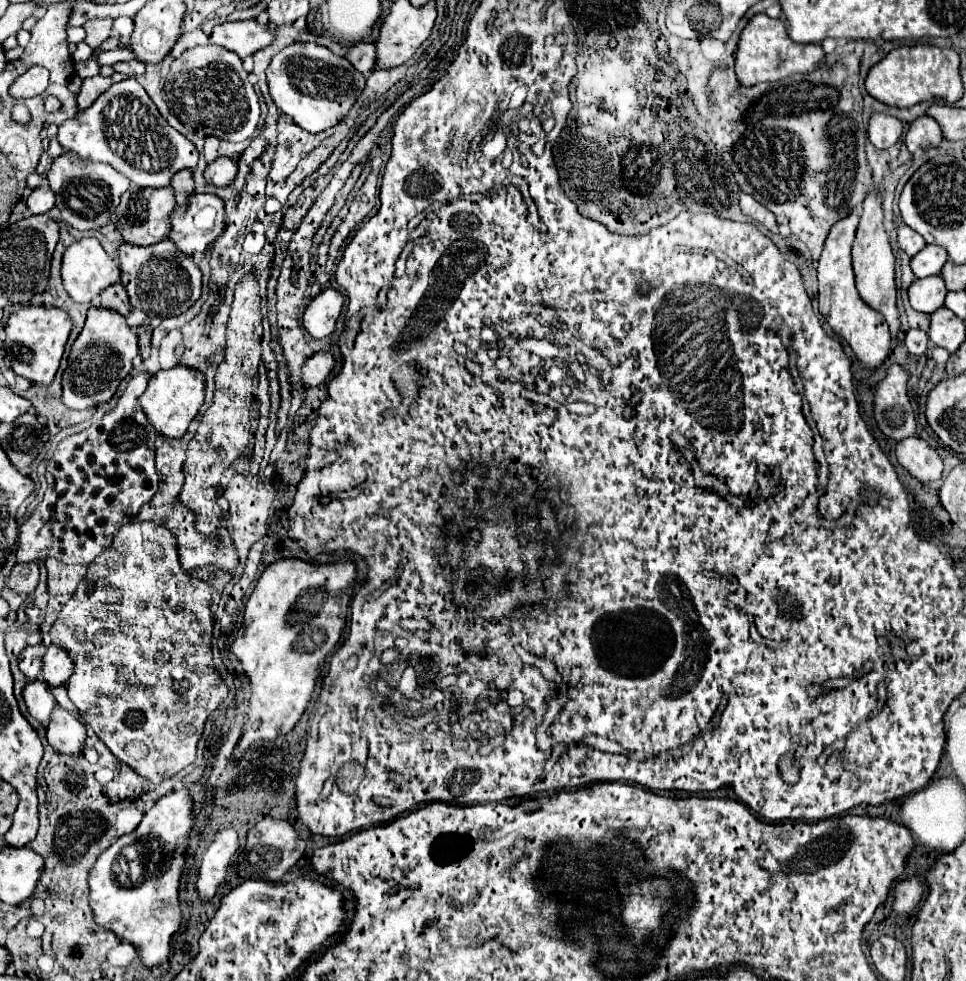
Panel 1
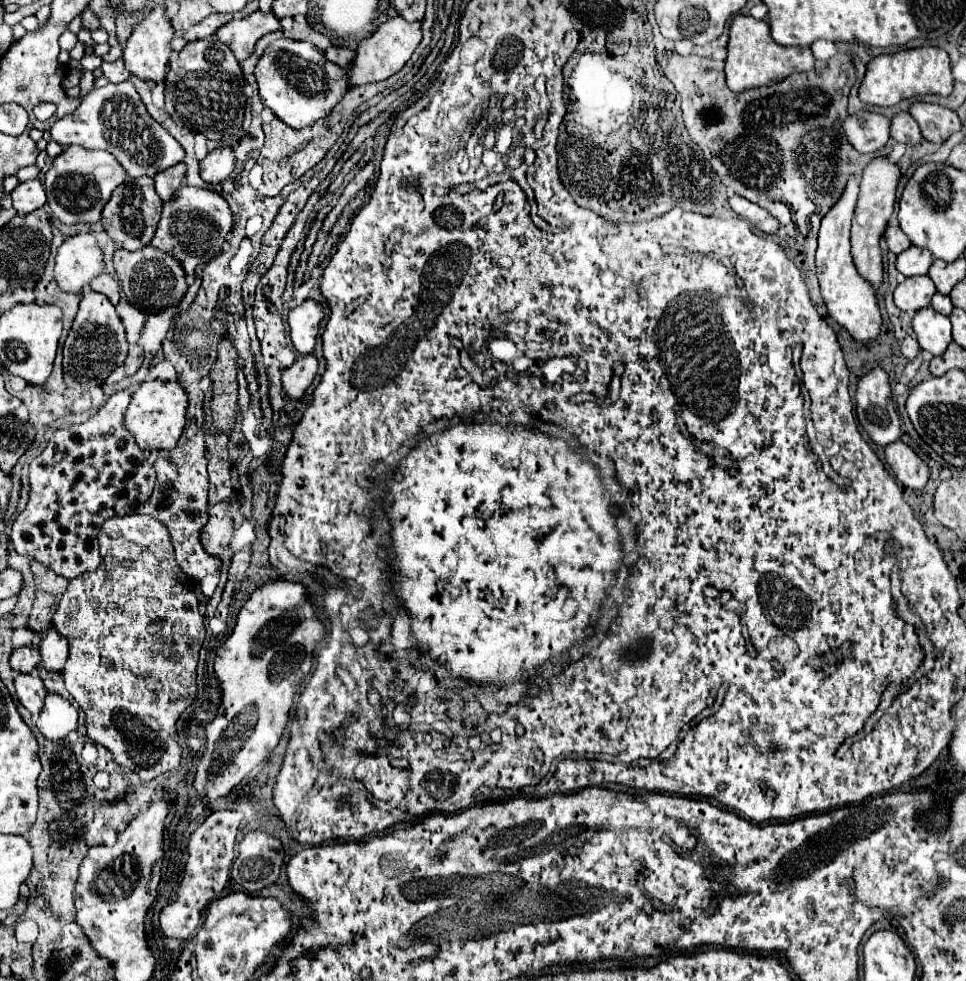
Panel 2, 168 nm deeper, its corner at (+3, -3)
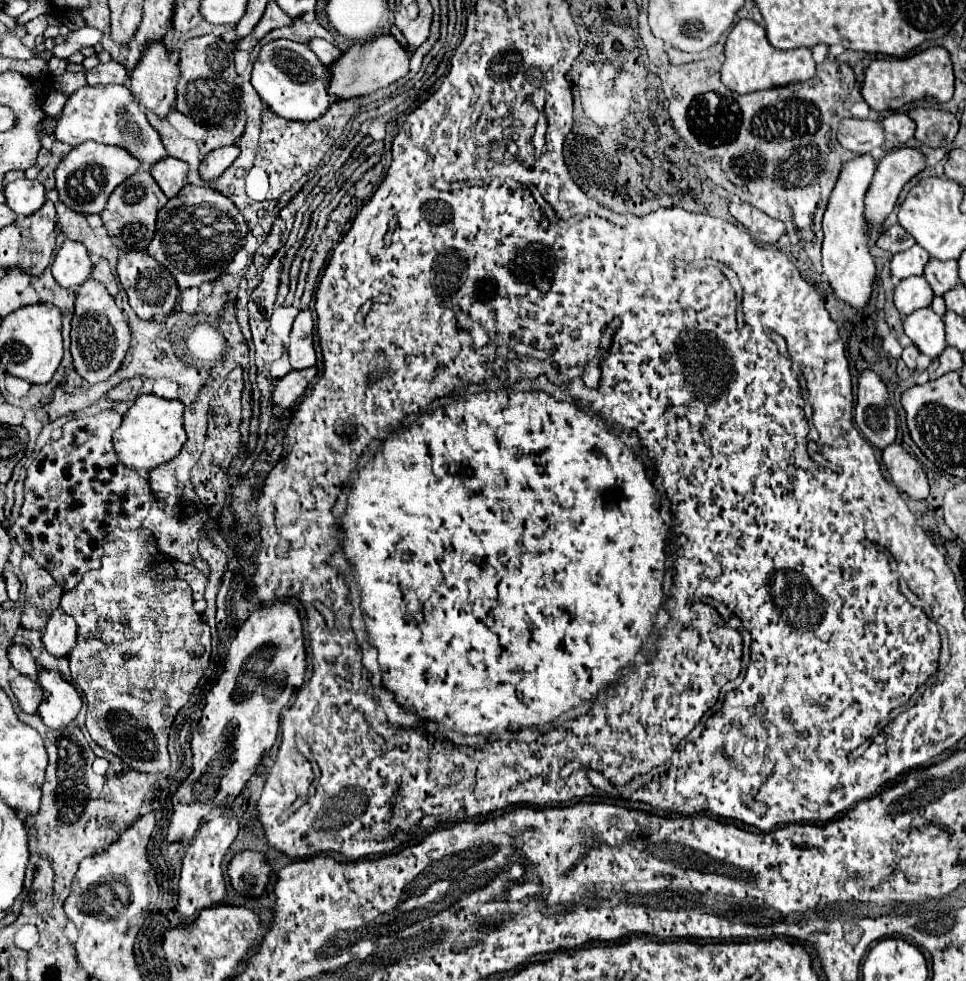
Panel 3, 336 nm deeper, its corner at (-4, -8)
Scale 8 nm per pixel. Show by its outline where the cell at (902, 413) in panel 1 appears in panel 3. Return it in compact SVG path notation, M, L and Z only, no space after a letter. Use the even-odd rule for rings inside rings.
M870 369L858 381L854 421L858 431L878 449L886 449L896 439L896 413L888 407L888 389Z

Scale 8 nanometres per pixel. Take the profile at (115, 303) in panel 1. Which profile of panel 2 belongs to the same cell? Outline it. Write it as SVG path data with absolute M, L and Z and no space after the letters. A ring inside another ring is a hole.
M101 272L101 276L93 278L91 288L97 290L97 292L101 292L101 294L105 294L105 296L111 300L111 304L117 304L117 302L119 302L119 286L117 286L117 282L113 280L111 274Z

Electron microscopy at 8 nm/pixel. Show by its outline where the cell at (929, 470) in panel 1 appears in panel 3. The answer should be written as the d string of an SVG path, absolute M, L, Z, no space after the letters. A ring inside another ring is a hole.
M894 443L884 449L884 465L888 467L888 473L900 491L908 493L912 499L928 497L926 471L902 445Z

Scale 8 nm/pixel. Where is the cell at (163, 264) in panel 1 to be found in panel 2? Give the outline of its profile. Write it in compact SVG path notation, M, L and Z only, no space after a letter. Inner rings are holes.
M147 246L135 252L117 250L113 256L113 266L121 280L121 288L125 296L141 312L157 314L161 310L177 306L187 292L187 282L185 282L185 274L181 272L181 264L177 264L177 260L173 260L169 254L157 252L157 248Z

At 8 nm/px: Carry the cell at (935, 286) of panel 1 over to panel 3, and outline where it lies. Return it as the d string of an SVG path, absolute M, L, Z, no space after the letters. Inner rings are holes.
M924 277L902 279L894 291L894 305L902 315L910 315L916 309L930 307L932 299L932 287L928 285L928 281L924 281Z

